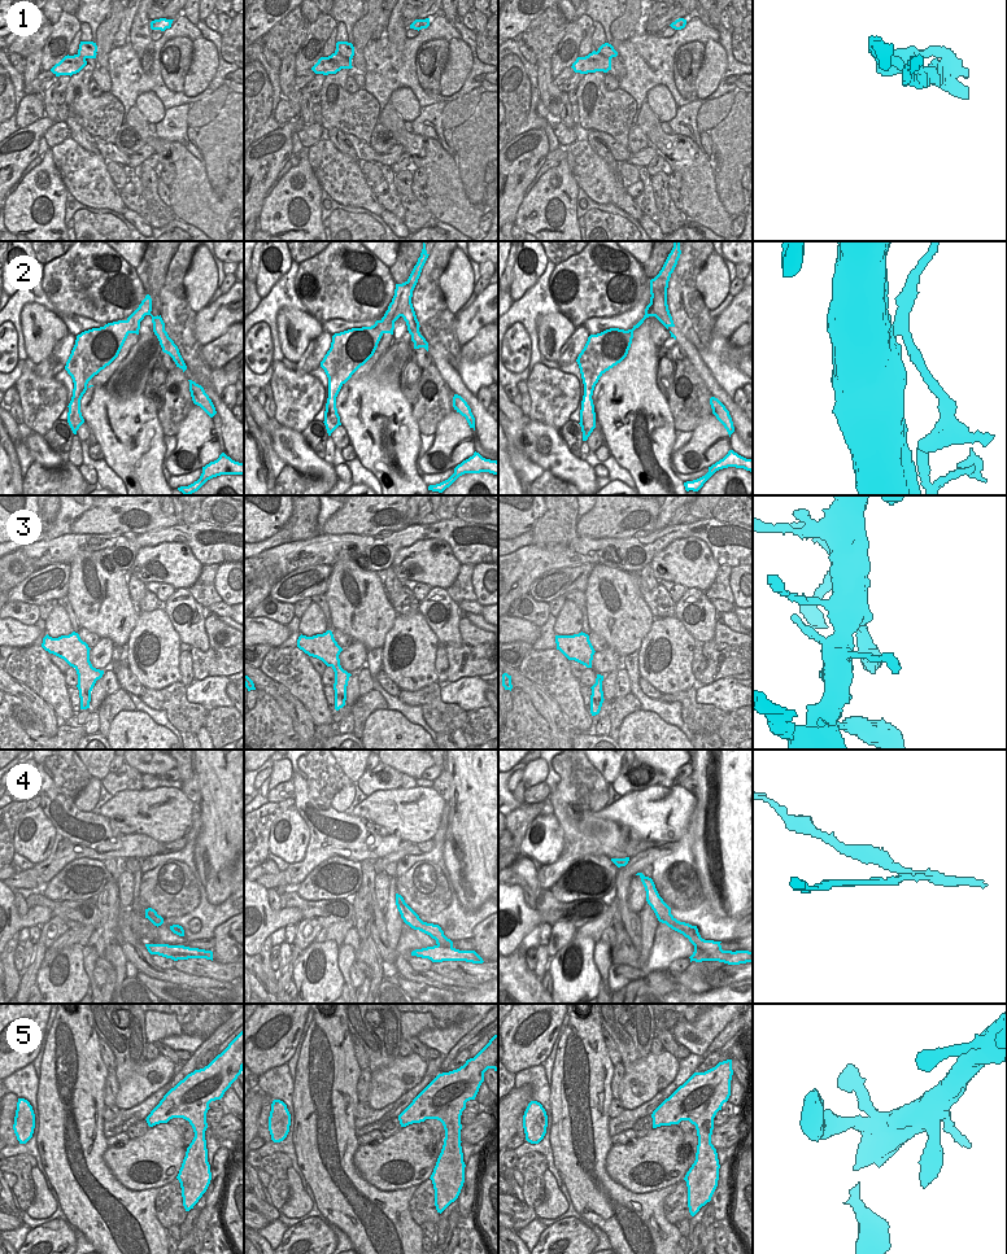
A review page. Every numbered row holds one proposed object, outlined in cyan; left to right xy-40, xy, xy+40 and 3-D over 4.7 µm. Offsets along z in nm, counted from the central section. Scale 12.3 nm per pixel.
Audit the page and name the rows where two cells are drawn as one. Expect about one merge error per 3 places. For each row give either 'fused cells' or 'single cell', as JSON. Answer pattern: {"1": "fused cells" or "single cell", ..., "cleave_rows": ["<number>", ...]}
{"1": "fused cells", "2": "single cell", "3": "single cell", "4": "fused cells", "5": "single cell", "cleave_rows": ["1", "4"]}

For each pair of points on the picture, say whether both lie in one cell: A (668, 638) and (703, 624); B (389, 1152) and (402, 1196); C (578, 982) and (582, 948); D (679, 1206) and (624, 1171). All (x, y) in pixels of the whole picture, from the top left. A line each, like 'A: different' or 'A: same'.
A: different
B: different
C: same
D: different

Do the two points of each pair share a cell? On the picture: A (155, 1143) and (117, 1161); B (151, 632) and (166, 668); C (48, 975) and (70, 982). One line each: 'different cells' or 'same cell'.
A: same cell
B: same cell
C: same cell

